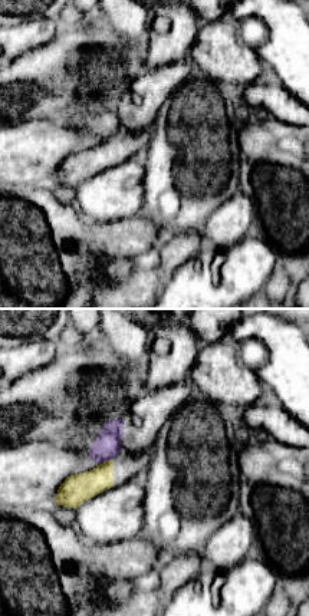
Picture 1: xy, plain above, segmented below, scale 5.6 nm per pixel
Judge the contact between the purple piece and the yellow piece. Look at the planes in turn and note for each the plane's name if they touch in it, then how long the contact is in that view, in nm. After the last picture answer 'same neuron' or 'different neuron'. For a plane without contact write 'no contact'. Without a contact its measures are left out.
contact in xy; length 90 nm

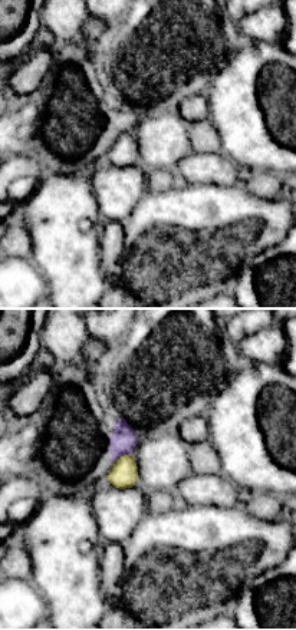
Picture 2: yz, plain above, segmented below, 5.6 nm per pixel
contact in yz; length 100 nm

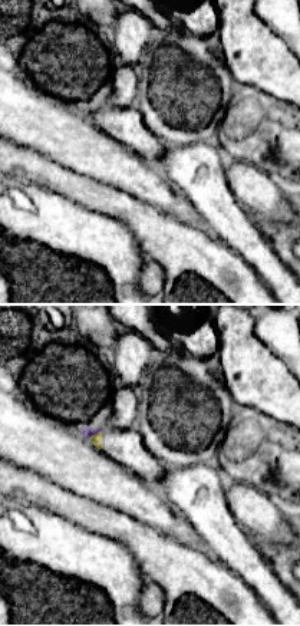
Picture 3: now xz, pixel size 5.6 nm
contact in xz; length 80 nm

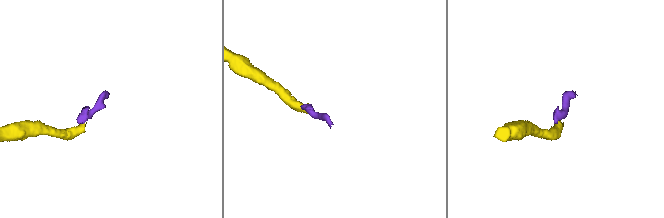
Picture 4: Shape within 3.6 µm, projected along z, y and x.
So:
different neuron

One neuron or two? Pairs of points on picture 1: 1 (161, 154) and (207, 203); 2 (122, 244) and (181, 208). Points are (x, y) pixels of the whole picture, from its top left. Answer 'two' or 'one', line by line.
1: one
2: two

